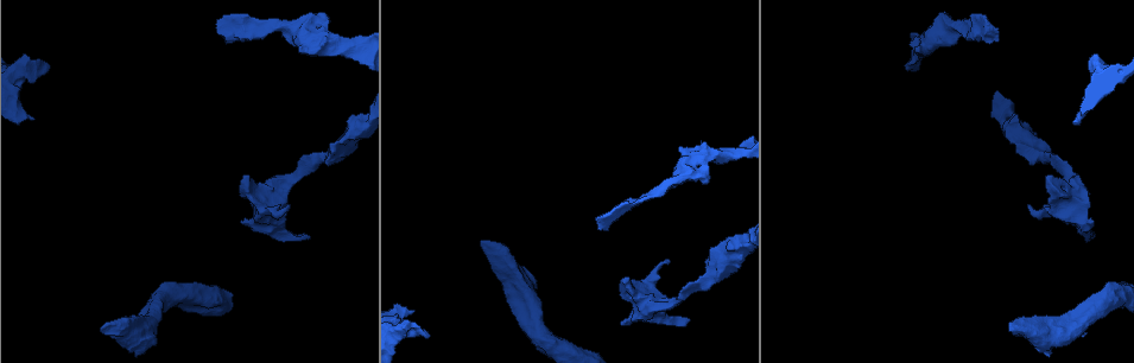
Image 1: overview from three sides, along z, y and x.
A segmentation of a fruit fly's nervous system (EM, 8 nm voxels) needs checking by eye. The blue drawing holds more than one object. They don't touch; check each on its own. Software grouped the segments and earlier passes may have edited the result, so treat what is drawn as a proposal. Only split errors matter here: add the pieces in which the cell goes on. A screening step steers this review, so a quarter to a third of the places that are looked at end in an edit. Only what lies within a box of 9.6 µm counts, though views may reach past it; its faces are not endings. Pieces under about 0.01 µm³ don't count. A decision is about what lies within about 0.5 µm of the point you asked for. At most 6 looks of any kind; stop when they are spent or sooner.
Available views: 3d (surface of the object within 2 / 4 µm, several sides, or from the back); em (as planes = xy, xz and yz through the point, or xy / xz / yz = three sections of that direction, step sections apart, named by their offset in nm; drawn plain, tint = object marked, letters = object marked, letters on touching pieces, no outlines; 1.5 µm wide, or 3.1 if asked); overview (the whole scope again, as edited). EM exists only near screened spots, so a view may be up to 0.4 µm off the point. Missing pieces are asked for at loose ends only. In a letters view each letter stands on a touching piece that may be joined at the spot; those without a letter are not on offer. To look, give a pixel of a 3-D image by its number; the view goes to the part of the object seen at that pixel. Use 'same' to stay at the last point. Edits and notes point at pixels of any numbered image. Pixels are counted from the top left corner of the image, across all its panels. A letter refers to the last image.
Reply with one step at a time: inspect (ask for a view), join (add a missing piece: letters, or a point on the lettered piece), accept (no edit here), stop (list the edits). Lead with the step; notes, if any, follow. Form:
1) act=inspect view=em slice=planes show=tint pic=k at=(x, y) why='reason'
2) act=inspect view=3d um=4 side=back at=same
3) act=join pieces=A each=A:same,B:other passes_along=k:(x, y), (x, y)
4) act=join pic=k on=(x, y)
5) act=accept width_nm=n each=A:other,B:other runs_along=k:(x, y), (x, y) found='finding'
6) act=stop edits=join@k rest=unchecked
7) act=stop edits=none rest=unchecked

act=inspect view=3d um=2 pic=1 at=(689, 320) why='an open end'

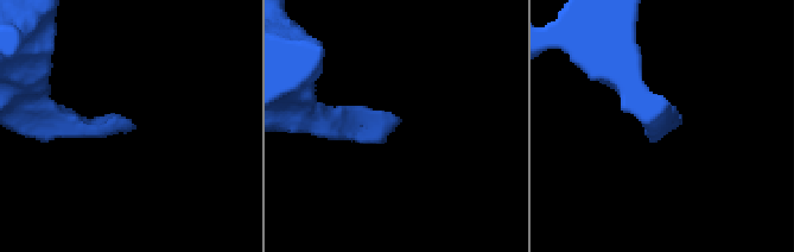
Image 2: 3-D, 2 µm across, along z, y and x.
act=inspect view=em slice=planes show=letters pic=2 at=(399, 124) why='shape alone is not enough'

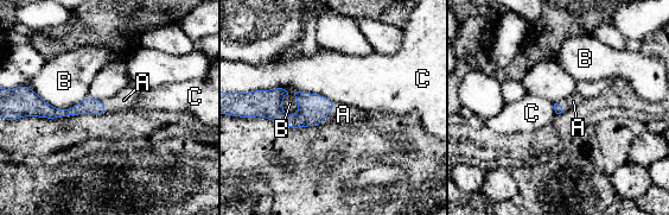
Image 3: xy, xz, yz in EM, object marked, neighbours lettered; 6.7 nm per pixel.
act=join pieces=A longest_contact=B:440nm each=A:same,B:other,C:other found='it goes on there'

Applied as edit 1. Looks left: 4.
act=inspect view=3d um=4 pic=1 at=(102, 328) why='branch stops here'

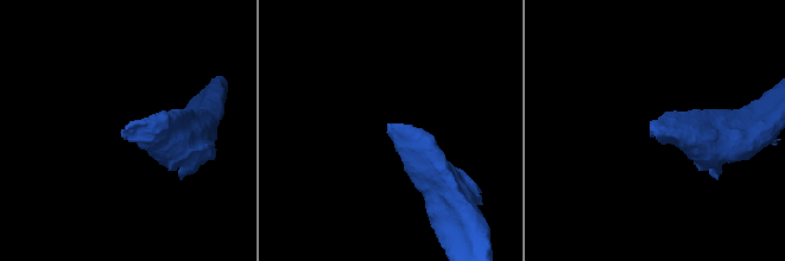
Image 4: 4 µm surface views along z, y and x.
act=inspect view=em slice=yz step=4 show=letters pic=4 at=(127, 129) why='now the EM'

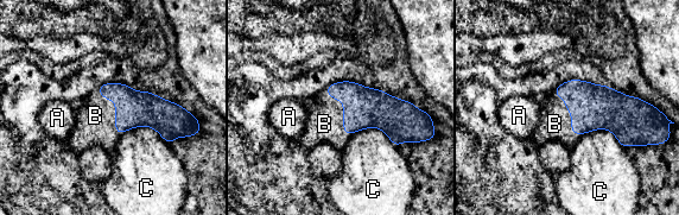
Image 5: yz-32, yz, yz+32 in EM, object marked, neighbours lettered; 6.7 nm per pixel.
act=inspect view=em slice=planes show=letters at=same why='cut it another way'

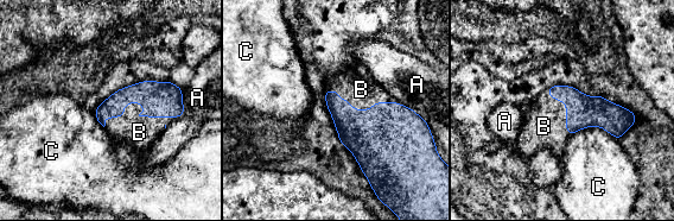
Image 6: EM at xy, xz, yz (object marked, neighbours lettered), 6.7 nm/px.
act=join pieces=B each=A:other,B:same,C:other passes_along=6:(163, 99), (138, 102), (139, 132) found='the cell continues'

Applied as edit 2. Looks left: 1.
act=stop edits=join@3,join@6 rest=unchecked

